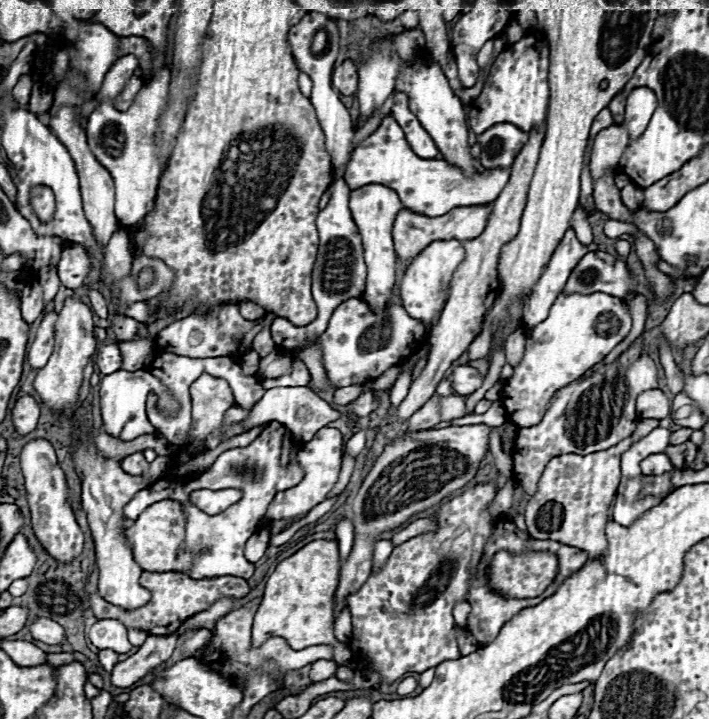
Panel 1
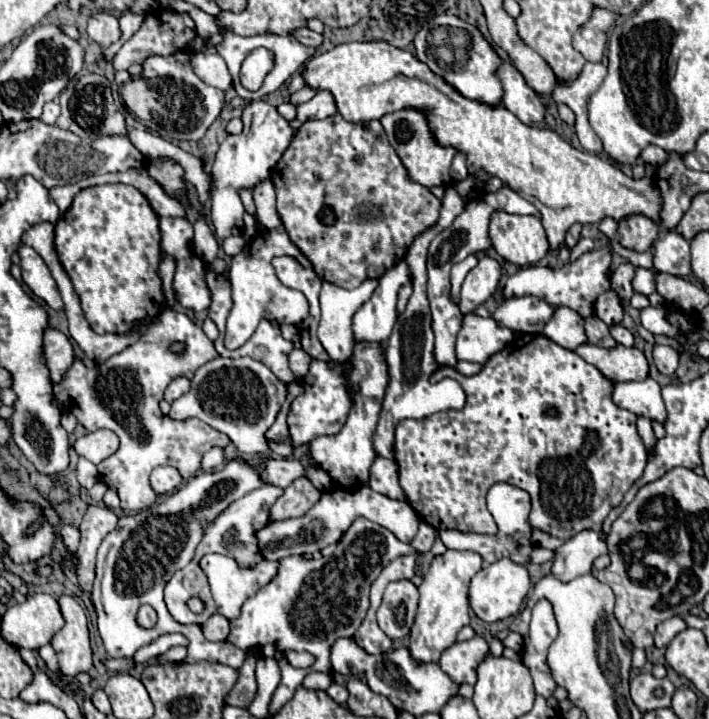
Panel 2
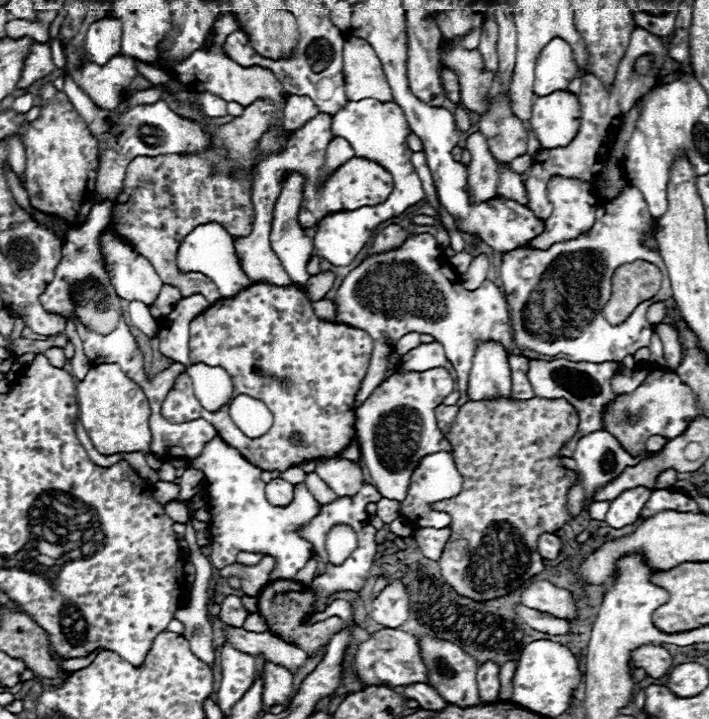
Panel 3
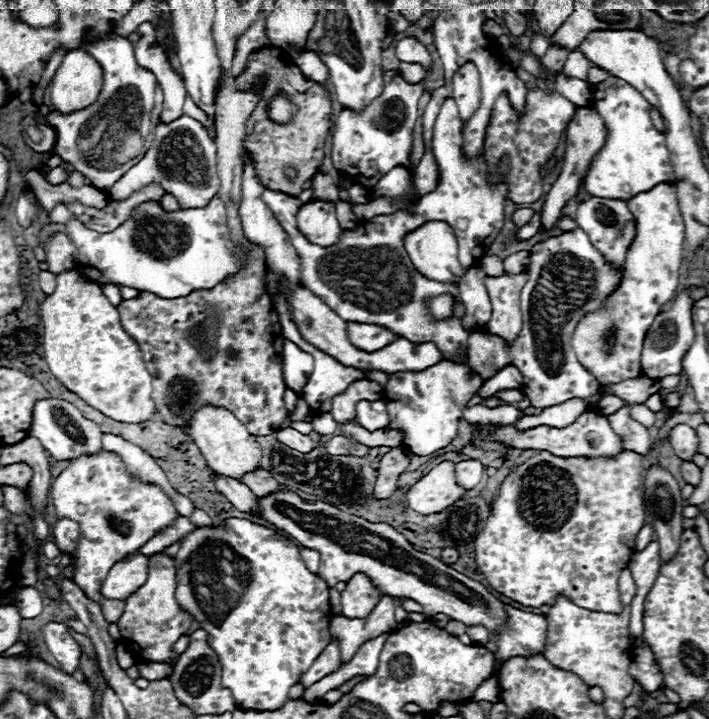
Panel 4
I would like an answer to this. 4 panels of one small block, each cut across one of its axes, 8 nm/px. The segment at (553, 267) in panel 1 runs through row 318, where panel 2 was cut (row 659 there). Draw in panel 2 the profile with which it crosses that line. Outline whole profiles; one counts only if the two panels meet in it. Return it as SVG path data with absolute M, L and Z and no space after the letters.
M538 600L532 608L532 622L530 622L530 634L524 644L522 662L530 670L534 678L536 694L550 698L556 682L550 676L550 670L546 666L546 650L558 636L558 624L554 618L554 610L550 602Z

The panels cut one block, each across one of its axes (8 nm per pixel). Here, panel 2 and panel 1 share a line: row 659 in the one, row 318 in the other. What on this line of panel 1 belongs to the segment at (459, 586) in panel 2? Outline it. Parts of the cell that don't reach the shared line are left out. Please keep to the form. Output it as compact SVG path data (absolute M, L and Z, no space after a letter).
M438 240L438 242L432 242L430 246L426 246L404 272L404 278L400 284L402 304L412 318L422 320L422 324L428 332L430 332L430 328L434 328L434 324L438 324L438 316L448 298L452 274L456 272L458 264L462 264L462 260L464 260L464 248L458 240Z

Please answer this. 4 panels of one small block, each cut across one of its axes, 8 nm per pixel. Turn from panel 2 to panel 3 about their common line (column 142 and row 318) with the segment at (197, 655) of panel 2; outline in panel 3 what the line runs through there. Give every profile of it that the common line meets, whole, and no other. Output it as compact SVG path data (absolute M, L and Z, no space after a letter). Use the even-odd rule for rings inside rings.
M630 186L618 198L598 208L590 236L554 244L546 252L516 248L504 254L500 280L510 306L510 324L518 350L528 348L550 358L562 356L570 362L622 362L624 356L648 346L654 326L646 320L646 310L650 304L672 296L672 284L662 256L640 244L640 232L648 228L648 204L642 192ZM634 260L646 260L658 266L664 276L662 286L656 296L638 304L624 324L610 326L602 316L602 308L610 300L612 276L618 266Z

